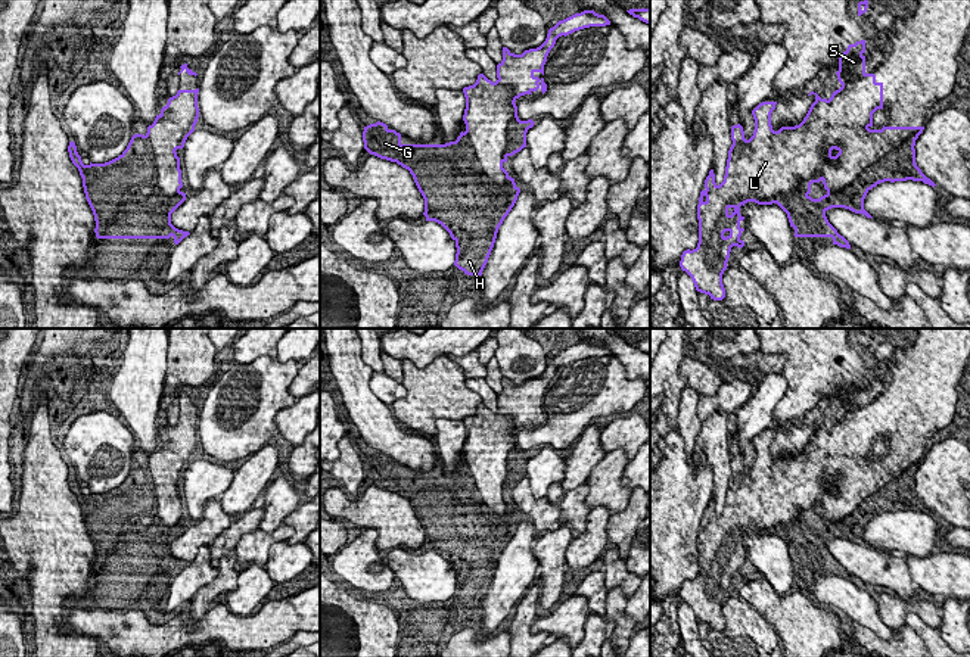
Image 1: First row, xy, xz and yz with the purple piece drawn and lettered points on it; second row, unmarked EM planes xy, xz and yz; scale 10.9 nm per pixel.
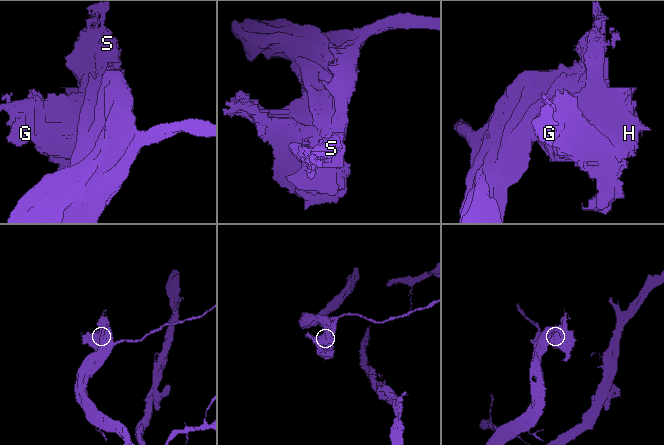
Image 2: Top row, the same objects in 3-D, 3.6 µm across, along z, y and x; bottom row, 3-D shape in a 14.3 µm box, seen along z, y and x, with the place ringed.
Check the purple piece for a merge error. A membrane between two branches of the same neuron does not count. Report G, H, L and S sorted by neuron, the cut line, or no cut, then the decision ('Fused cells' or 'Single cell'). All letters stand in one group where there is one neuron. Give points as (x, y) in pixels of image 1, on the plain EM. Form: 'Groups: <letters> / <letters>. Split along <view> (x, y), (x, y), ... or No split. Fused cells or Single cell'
Groups: G H L S. No split. Single cell

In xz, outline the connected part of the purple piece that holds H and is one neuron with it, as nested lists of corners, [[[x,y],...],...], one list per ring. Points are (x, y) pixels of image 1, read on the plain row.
[[[584,340],[559,351],[548,359],[545,371],[537,379],[514,384],[503,377],[503,390],[497,395],[498,410],[492,412],[484,404],[479,404],[473,415],[463,418],[466,461],[461,461],[456,471],[445,474],[402,474],[401,464],[389,460],[380,451],[364,457],[364,479],[370,485],[397,492],[410,501],[425,529],[423,545],[426,551],[435,551],[450,563],[457,577],[454,595],[467,605],[476,605],[478,611],[484,611],[481,605],[494,577],[498,558],[520,523],[514,508],[509,505],[503,493],[507,492],[509,486],[526,477],[526,463],[535,454],[532,449],[519,449],[514,432],[538,418],[542,424],[547,421],[544,408],[540,410],[534,404],[541,402],[544,405],[547,386],[559,367],[566,367],[584,358],[606,355],[610,355],[610,351],[604,345]]]

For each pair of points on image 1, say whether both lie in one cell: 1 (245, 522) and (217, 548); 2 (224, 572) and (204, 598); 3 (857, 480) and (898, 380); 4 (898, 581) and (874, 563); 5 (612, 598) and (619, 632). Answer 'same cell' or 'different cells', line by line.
1: same cell
2: same cell
3: same cell
4: same cell
5: same cell

